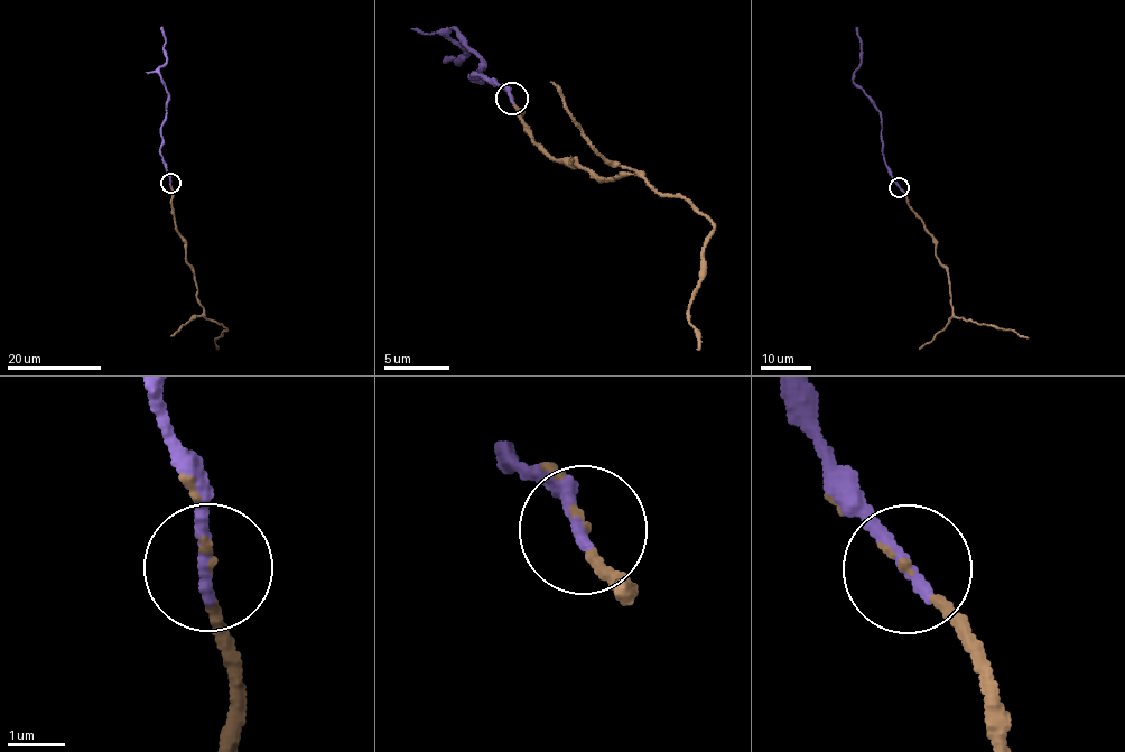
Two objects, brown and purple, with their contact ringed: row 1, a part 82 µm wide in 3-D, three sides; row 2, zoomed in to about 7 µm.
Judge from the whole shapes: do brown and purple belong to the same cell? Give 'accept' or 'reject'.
accept

